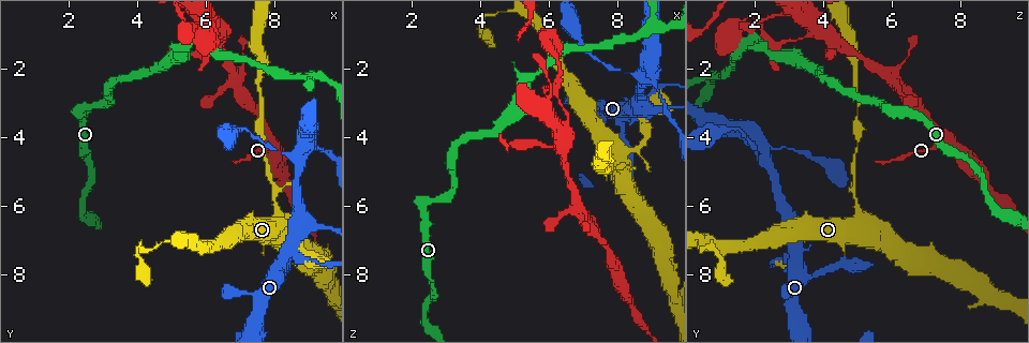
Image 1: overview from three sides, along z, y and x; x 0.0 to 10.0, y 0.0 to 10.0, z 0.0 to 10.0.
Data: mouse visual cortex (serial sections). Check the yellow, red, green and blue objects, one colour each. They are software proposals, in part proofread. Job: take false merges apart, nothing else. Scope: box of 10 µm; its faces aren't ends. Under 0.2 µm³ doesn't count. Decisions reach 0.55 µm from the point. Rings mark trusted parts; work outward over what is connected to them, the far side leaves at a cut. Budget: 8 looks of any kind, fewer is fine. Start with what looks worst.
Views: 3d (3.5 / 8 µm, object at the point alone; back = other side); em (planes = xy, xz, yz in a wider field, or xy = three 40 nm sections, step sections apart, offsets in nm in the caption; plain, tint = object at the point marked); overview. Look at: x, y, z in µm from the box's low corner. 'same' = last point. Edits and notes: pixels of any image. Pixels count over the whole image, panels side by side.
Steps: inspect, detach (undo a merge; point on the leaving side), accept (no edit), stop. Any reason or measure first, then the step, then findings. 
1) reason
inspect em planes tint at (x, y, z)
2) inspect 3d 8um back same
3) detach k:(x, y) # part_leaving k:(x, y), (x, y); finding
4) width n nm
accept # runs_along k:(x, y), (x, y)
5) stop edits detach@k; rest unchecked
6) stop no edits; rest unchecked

thin neck
inspect 3d 3.5um at (8.00, 5.25, 4.90)

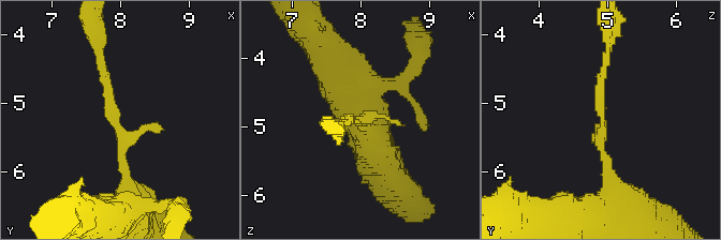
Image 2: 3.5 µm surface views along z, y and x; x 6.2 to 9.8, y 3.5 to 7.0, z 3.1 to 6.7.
shape alone is not enough
inspect em planes tint at (7.95, 5.20, 4.95)

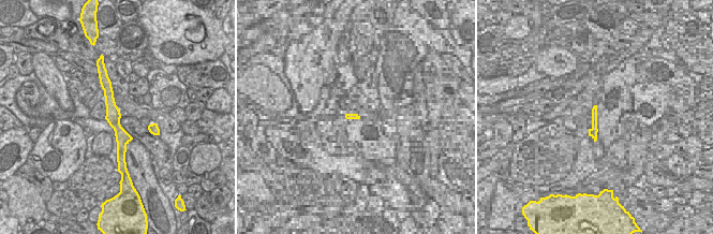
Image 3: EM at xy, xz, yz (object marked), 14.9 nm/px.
detach 2:(106, 79) # border 3:(105, 117), (112, 118), (119, 123); two cells meet here

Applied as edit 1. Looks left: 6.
inspect overview

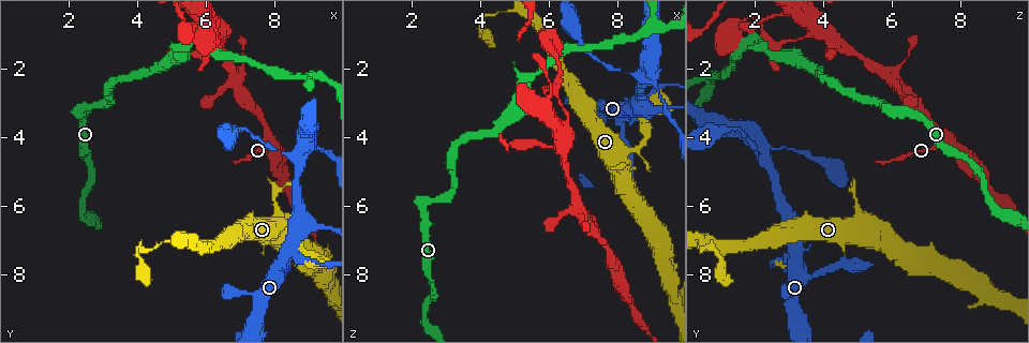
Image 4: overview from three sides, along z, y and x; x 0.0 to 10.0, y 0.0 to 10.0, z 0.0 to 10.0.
four arms meet
inspect 3d 3.5um at (8.60, 4.65, 2.20)

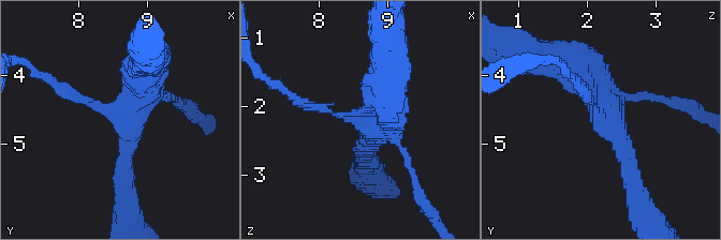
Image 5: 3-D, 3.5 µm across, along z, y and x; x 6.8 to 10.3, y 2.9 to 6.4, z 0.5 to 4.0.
arms 4; arm_widths 150, 150, 250, 400 nm
inspect em planes tint at (8.70, 4.60, 2.25)

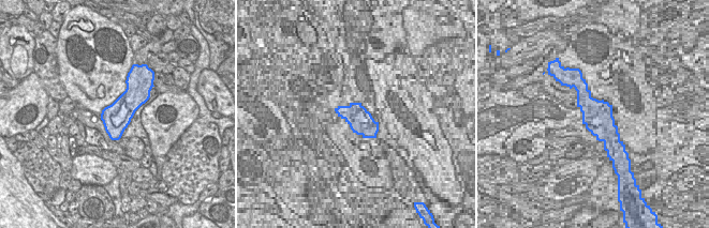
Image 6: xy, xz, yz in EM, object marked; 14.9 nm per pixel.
width 420 nm
accept # runs_along 5:(635, 178), (597, 99), (563, 59); continuous, no second cell

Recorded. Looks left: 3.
sharp bend
inspect 3d 3.5um at (3.25, 3.05, 5.55)

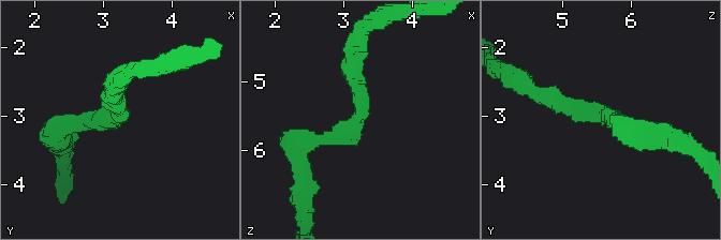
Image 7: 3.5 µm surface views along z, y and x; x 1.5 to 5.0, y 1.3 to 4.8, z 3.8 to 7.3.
arm_widths 250, 300 nm; now the EM
inspect em xy step 3 tint at (3.25, 3.00, 5.55)

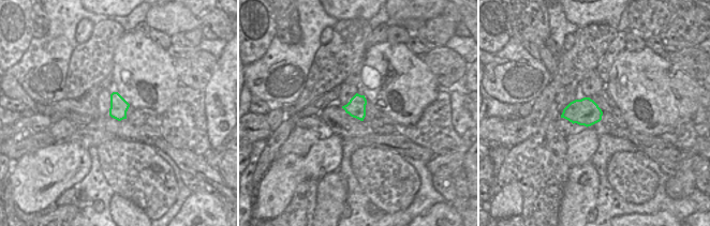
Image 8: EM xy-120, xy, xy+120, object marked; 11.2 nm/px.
width 220 nm
accept # runs_along 7:(296, 149), (359, 119), (353, 59); continuous, no second cell

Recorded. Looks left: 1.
stop edits detach@2; rest unchecked

